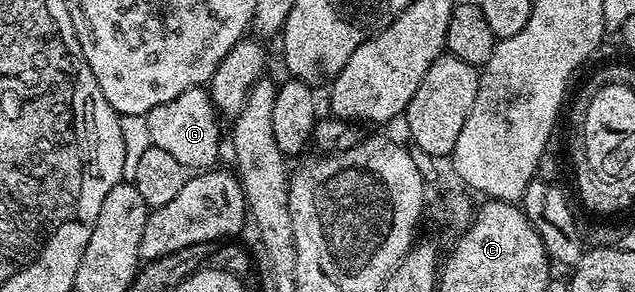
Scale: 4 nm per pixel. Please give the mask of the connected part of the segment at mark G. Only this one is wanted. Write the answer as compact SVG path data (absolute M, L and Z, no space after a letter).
M192 86L187 92L175 96L175 100L167 100L167 104L151 108L145 118L152 145L163 148L163 152L171 152L179 164L193 172L204 172L218 165L222 119L208 89Z

